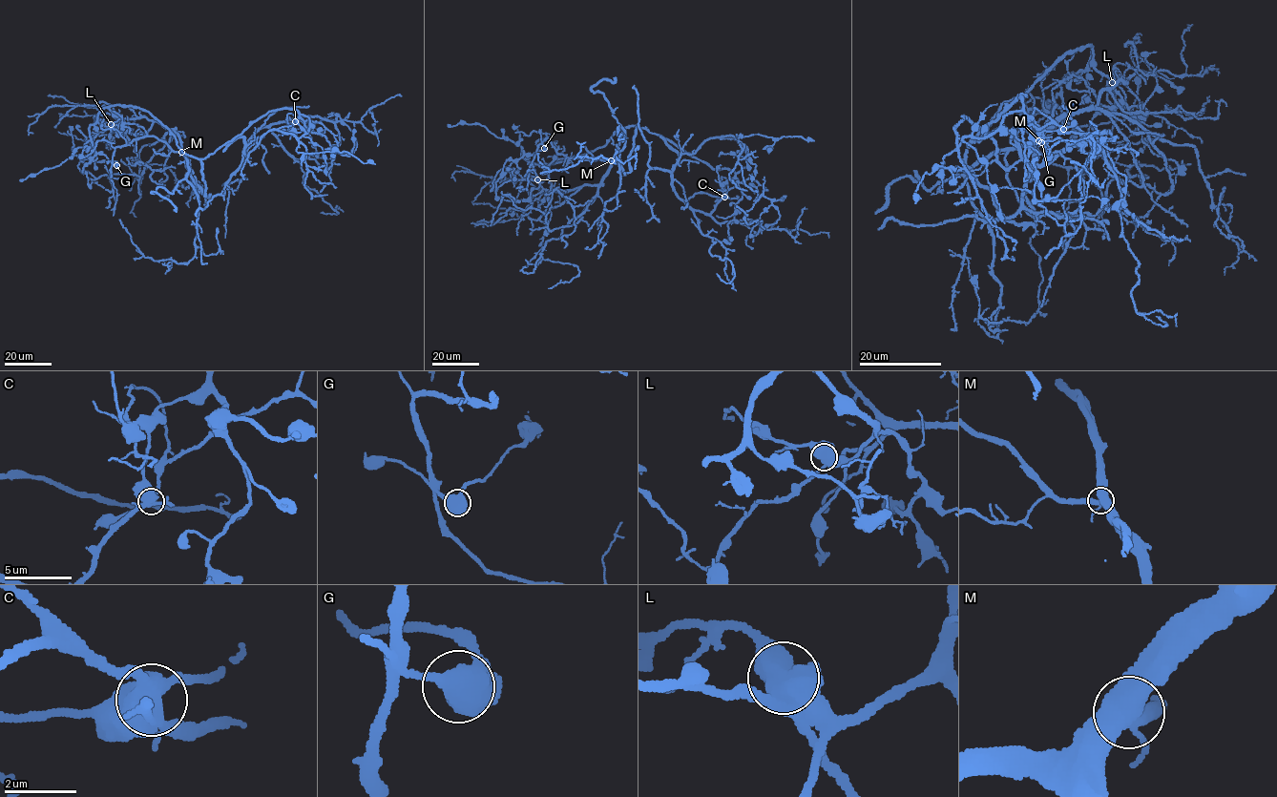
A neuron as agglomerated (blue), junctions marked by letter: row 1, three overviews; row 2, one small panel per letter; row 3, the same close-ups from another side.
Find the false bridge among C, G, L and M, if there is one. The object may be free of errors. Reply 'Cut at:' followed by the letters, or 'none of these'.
Cut at: C

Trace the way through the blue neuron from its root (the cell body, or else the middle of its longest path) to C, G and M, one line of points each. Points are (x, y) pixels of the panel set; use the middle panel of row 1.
C: (593, 151), (604, 145), (616, 131), (643, 127), (713, 168), (733, 170), (734, 177), (726, 180), (725, 197)
G: (593, 151), (552, 164), (533, 163), (521, 156), (522, 147), (527, 155), (544, 148)
M: (593, 151), (552, 164), (529, 163), (544, 168), (554, 158), (576, 155), (579, 158), (611, 160)

